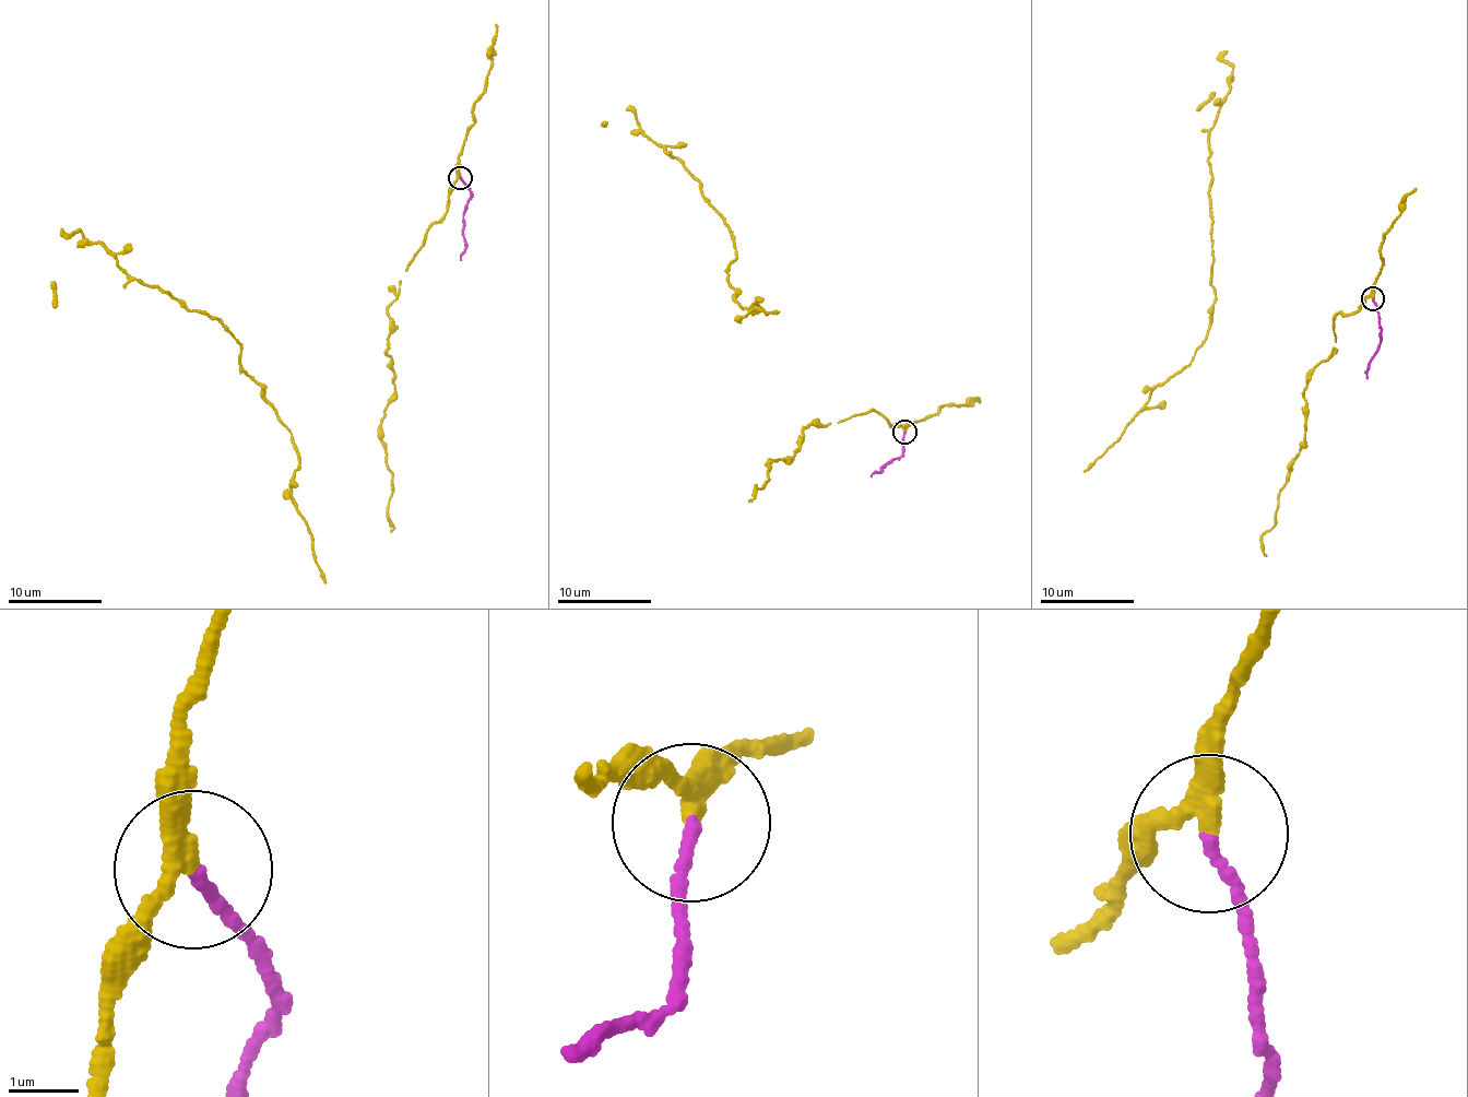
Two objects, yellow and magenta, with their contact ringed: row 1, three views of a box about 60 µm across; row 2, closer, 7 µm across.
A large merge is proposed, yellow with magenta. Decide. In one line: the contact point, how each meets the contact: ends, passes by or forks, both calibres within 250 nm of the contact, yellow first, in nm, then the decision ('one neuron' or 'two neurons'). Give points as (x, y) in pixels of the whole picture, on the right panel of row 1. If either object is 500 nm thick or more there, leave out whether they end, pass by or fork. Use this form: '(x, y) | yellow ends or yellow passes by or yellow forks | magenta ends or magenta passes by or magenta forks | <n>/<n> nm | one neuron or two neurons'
(1373, 298) | yellow passes by | magenta ends | 220/150 nm | two neurons

